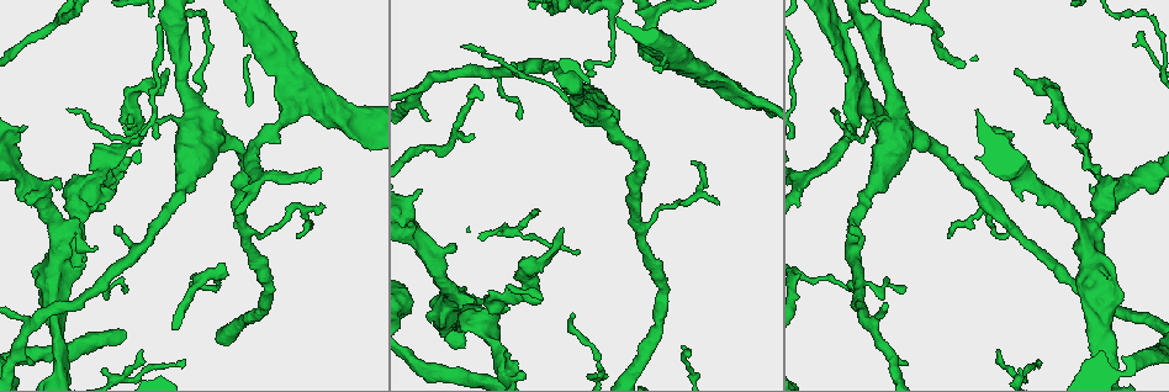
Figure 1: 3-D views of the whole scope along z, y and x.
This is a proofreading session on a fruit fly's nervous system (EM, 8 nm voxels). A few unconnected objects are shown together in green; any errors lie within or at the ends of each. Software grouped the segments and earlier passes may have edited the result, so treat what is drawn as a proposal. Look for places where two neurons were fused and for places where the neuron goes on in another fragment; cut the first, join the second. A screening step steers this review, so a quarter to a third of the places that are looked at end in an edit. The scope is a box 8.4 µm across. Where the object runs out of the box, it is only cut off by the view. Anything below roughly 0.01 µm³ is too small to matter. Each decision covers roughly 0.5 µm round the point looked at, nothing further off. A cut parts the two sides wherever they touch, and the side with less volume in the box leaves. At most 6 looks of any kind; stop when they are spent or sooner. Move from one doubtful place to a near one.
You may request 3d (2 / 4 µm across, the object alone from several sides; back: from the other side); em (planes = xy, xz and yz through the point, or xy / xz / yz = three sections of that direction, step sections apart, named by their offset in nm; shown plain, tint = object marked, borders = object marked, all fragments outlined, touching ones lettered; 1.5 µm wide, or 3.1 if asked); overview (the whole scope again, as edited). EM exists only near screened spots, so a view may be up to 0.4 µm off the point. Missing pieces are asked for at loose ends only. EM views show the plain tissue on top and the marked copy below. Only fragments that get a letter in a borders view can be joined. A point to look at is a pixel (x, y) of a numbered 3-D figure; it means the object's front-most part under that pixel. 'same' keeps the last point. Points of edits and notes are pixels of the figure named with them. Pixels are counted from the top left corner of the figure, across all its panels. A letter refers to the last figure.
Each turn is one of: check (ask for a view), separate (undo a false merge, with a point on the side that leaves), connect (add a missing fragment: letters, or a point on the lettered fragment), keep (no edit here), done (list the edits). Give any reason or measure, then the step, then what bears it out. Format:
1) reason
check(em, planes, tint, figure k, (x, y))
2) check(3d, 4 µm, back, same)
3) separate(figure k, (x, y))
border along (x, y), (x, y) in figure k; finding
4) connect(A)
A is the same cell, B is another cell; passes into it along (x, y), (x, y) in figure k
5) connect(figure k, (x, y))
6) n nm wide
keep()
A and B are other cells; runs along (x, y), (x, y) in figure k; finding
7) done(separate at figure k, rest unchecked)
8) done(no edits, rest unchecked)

sharp bend
check(3d, 2 µm, figure 1, (1059, 95))

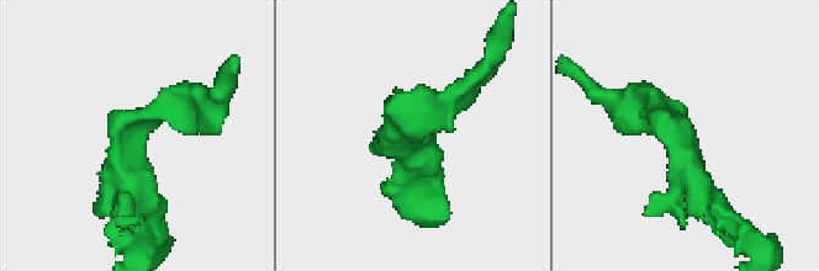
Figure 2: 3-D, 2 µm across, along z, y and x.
check(em, xy, step 4, tint, figure 2, (687, 135))

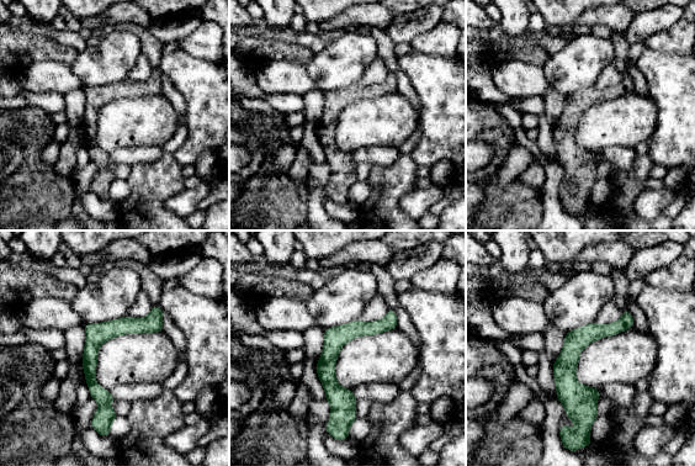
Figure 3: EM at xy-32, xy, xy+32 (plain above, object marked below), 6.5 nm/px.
what lies round it
check(em, xy, step 4, borders, same)

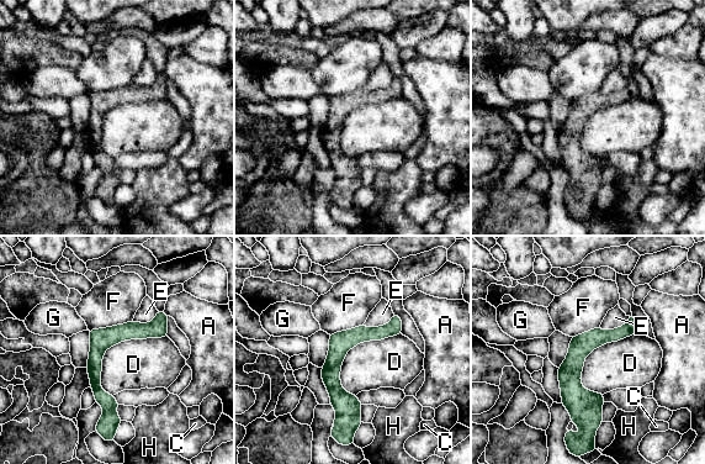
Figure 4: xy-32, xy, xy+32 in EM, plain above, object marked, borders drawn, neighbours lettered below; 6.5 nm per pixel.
70 nm wide
keep()
A, C, D, E, F, G and H are other cells; runs along (162, 314), (96, 352), (95, 386), (115, 426) in figure 4; all the same neuron

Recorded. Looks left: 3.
tapers out
check(em, yz, step 4, borders, figure 1, (592, 77))

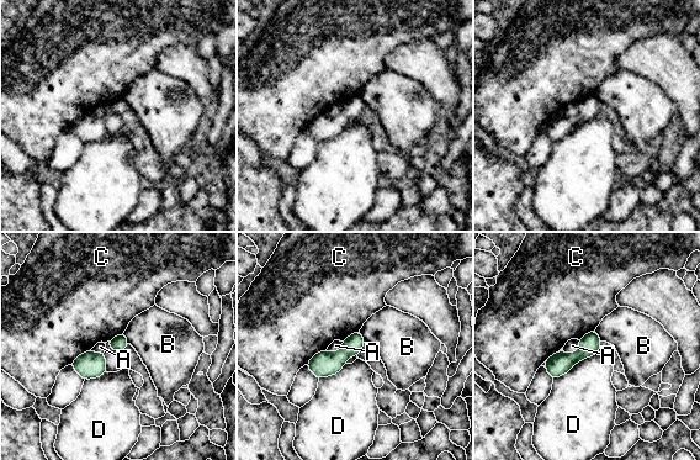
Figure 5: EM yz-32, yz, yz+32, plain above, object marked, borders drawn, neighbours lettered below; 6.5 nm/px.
keep()
A, B, C and D are other cells; no lettered fragment goes on from it

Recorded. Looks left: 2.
check(em, planes, borders, figure 1, (1084, 228))

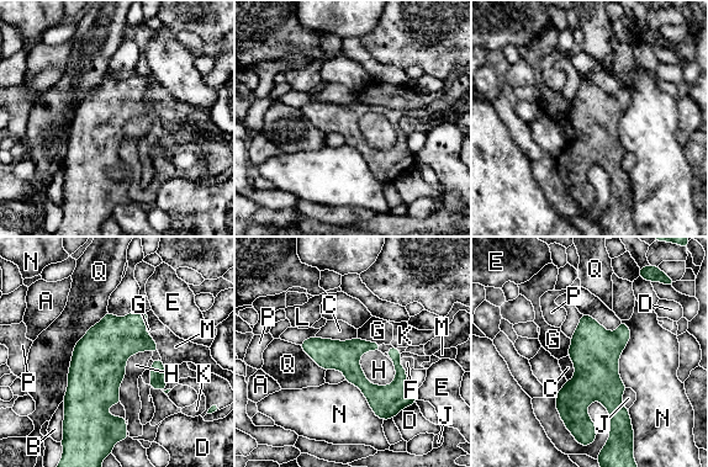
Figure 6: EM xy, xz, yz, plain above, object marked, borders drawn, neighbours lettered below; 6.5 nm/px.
keep()
A, B, C, D, E, F, G, H, J, K, L, M, N, P and Q are other cells; runs along (305, 345), (334, 355), (389, 415) in figure 6; one neuron here

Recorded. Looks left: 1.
done(no edits, rest unchecked)

